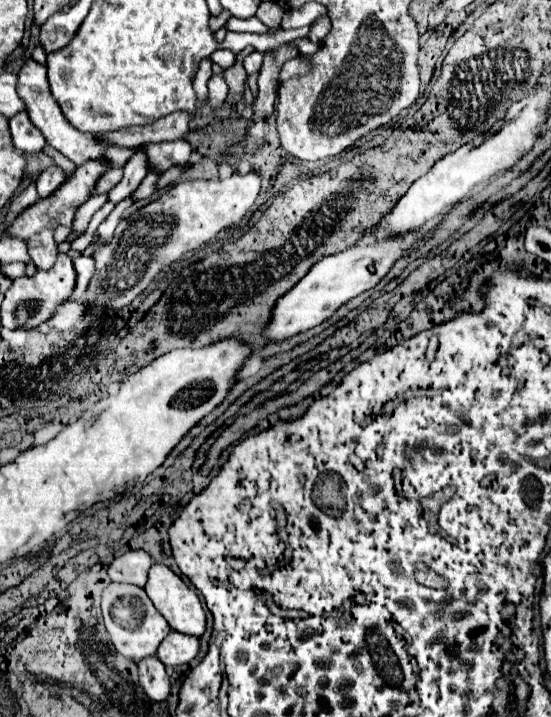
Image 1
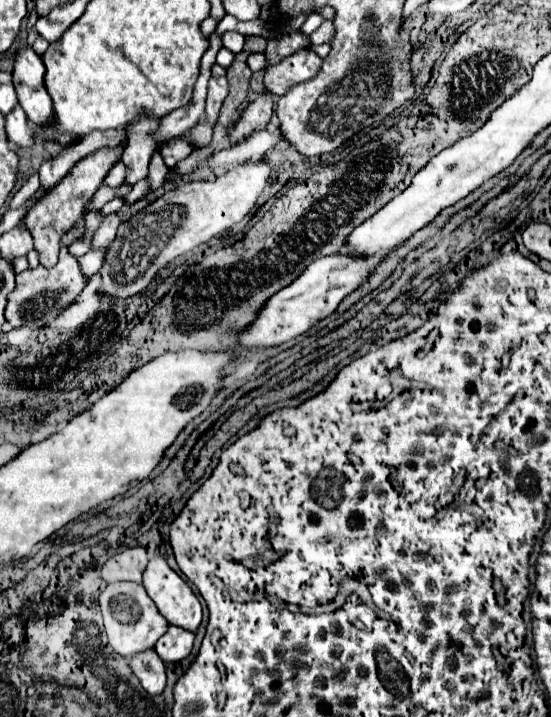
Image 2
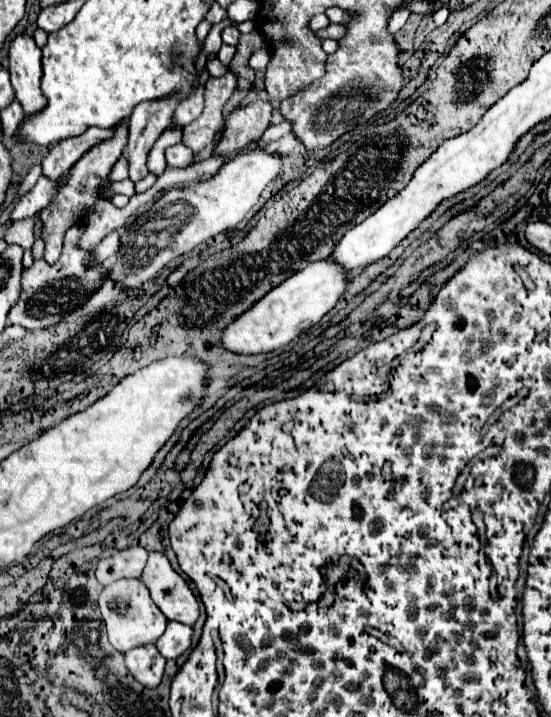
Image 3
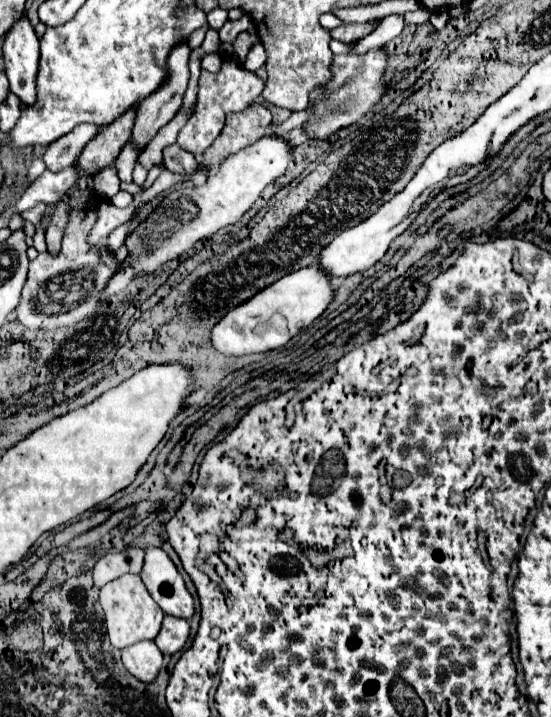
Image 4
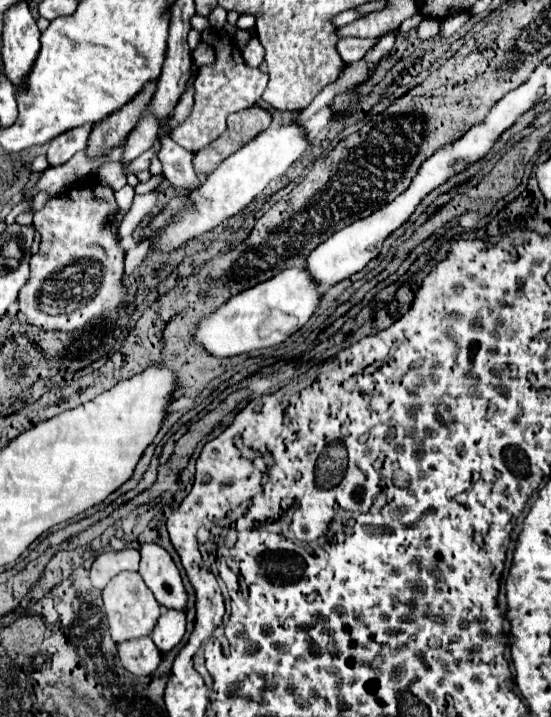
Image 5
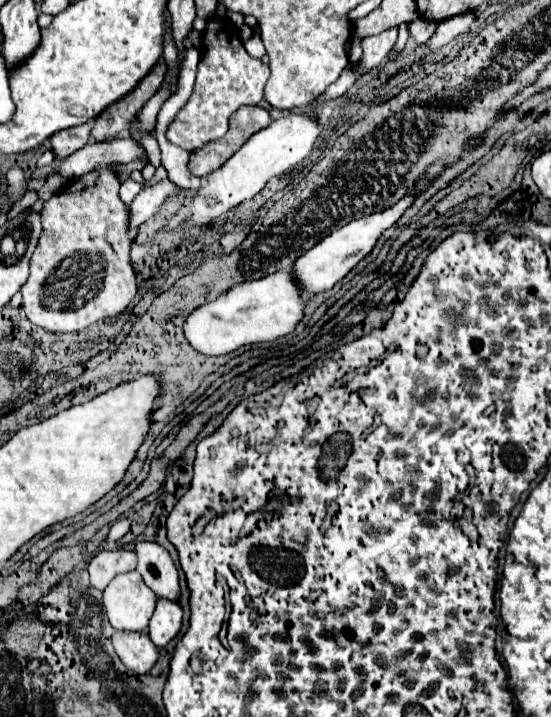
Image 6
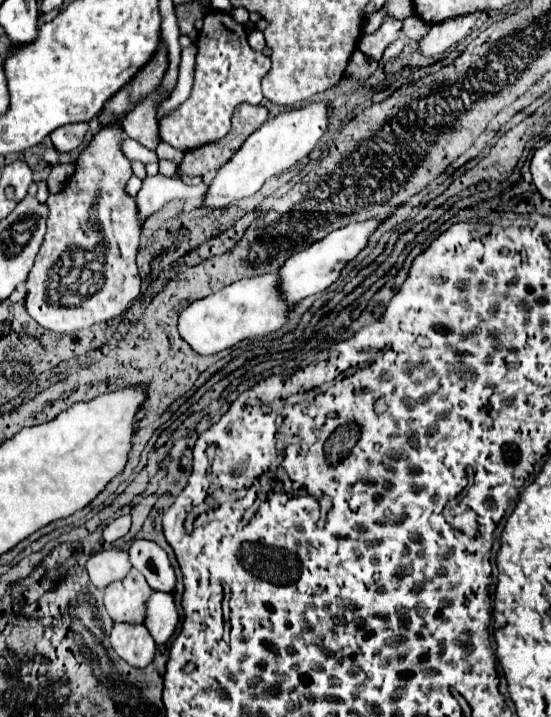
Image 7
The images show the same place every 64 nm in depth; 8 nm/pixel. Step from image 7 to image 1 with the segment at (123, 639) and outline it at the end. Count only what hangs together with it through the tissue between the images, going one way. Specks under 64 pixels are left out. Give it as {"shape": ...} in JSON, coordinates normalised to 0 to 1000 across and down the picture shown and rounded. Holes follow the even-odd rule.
{"shape":[[[265,915],[250,923],[254,957],[276,976],[301,976],[309,968],[309,948],[298,934],[298,926],[283,915]]]}

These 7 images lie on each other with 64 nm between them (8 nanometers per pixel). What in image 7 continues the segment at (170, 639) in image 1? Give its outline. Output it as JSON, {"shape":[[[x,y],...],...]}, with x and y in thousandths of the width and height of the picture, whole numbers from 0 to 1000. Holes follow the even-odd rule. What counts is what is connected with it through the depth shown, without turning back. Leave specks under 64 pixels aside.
{"shape":[[[283,826],[265,837],[265,859],[261,873],[269,876],[272,887],[283,898],[298,898],[323,870],[323,851],[309,826]]]}

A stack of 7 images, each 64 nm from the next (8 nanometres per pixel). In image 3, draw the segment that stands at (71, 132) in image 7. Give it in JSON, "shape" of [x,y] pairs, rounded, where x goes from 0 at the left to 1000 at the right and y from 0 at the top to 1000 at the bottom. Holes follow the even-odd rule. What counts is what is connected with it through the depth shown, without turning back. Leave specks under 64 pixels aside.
{"shape":[[[160,179],[152,187],[145,190],[131,190],[131,192],[116,192],[105,201],[91,204],[83,220],[76,223],[76,234],[80,234],[80,245],[102,251],[113,243],[123,243],[127,234],[145,223],[145,218],[152,212],[160,212],[174,198],[185,198],[192,192],[200,192],[203,184],[189,181],[189,179]]]}

